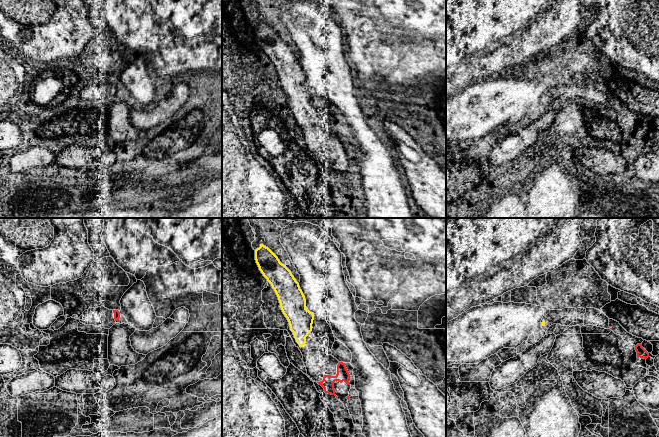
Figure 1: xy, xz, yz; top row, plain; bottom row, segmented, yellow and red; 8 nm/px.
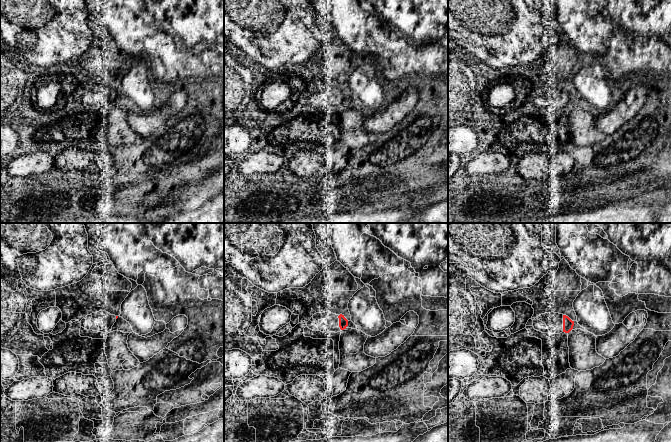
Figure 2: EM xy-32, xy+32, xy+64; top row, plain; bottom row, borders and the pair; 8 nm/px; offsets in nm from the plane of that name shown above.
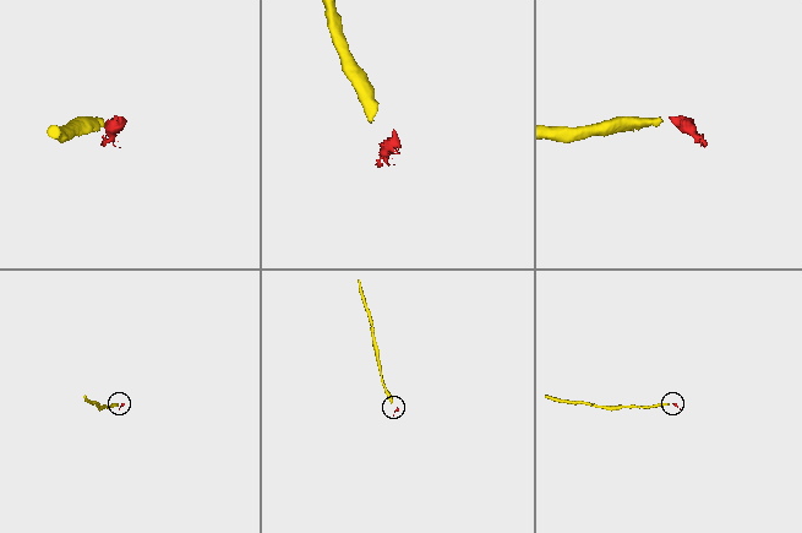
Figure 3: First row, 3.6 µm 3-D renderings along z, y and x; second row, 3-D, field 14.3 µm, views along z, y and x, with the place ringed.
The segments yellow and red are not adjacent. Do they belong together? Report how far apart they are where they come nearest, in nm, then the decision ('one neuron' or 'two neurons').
300 nm apart; one neuron

